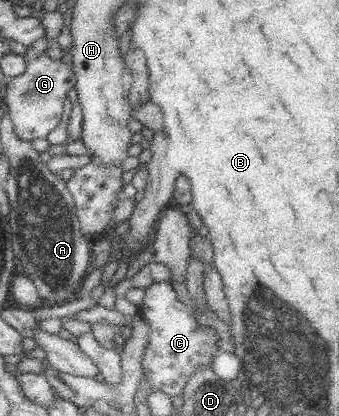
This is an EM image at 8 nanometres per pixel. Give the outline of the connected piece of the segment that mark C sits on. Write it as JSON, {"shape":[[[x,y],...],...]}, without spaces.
{"shape":[[[153,282],[143,289],[138,314],[147,321],[151,332],[141,358],[142,375],[145,375],[151,392],[163,392],[170,397],[182,393],[193,372],[211,362],[219,352],[219,338],[213,329],[201,328],[197,324],[193,310],[177,300],[175,288],[170,282]]]}

